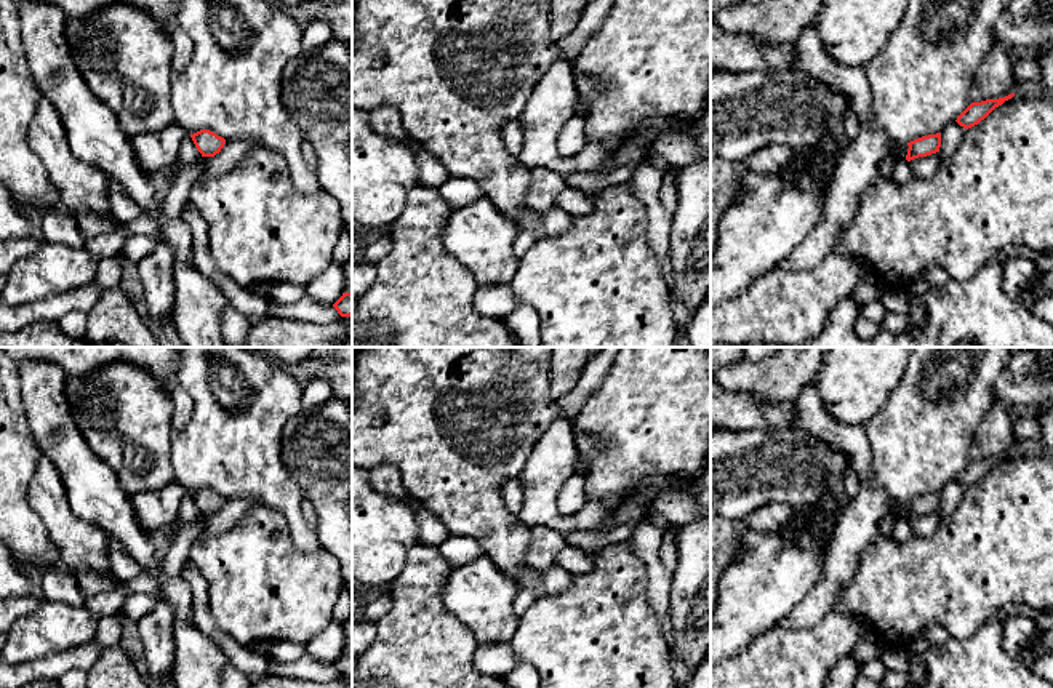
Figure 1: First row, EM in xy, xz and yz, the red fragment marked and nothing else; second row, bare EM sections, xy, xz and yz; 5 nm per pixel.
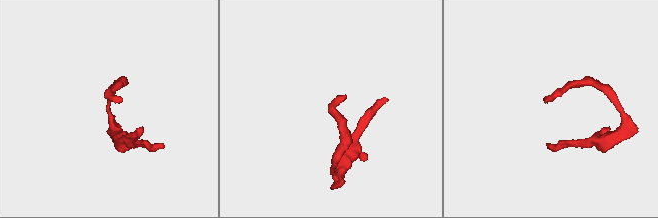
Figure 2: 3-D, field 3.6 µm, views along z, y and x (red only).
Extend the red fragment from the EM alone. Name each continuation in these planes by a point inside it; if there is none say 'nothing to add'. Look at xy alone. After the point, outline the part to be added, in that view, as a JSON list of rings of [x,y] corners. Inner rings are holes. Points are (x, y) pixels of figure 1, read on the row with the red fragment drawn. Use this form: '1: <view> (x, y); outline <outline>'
nothing to add

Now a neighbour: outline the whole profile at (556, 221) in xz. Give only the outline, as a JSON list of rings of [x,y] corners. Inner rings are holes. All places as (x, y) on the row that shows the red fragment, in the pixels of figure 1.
[[[554,206],[541,213],[541,222],[546,235],[560,235],[571,226],[573,216]]]

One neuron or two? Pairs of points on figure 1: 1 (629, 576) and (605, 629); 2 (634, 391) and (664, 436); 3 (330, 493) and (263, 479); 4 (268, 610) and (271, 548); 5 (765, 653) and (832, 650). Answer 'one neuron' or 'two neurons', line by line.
1: one neuron
2: one neuron
3: two neurons
4: one neuron
5: one neuron

